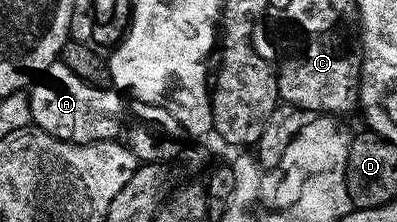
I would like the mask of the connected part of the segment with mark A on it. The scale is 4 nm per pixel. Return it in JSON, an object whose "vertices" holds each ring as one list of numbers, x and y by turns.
{"vertices":[[61,60,51,64,29,87,28,97,31,123,65,142,108,142,123,133,123,95,113,88,93,86,80,80]]}

